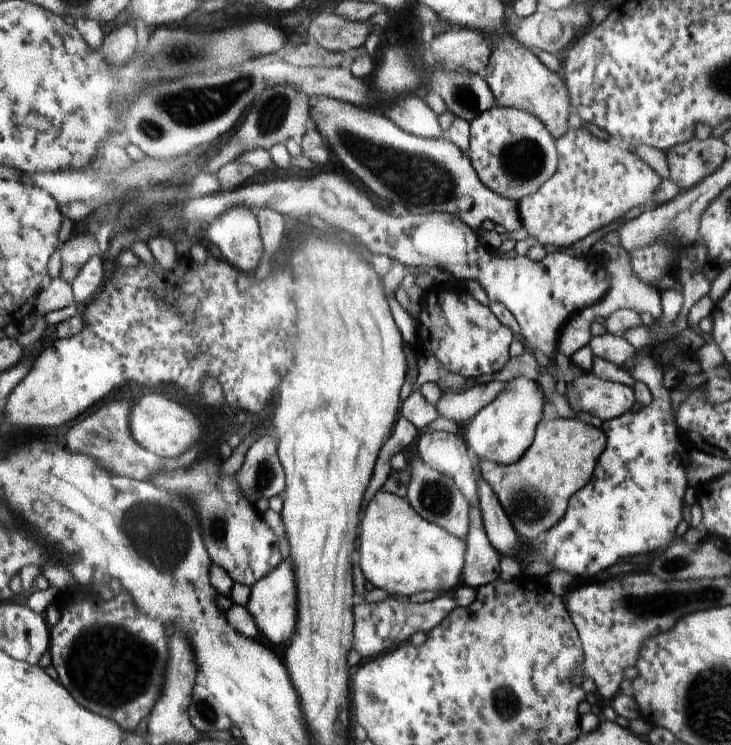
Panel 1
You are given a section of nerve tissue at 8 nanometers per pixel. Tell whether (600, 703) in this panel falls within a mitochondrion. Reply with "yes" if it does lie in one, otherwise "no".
no

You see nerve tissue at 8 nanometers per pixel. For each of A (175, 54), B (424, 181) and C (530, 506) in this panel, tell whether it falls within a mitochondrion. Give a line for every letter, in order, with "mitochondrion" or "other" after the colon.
A: mitochondrion
B: mitochondrion
C: mitochondrion

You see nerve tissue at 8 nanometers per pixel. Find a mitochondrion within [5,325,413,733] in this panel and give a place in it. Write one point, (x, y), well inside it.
(107, 664)

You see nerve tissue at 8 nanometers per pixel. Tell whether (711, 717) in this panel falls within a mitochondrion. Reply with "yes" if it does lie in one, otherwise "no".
yes

